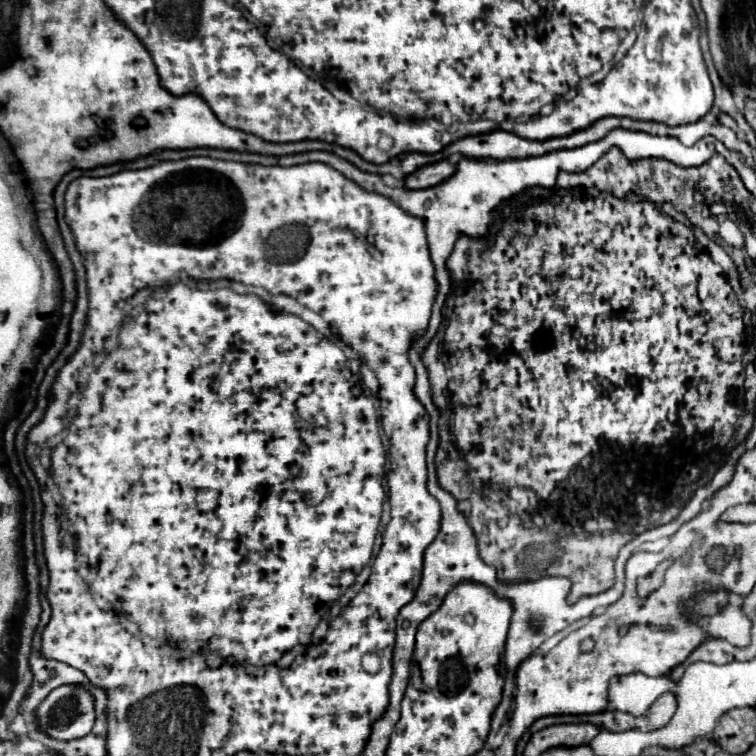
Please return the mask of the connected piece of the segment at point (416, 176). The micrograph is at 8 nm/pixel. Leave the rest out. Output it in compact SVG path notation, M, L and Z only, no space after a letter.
M448 160L434 162L434 164L422 166L422 168L418 168L416 172L408 174L408 176L404 178L404 188L408 188L408 190L430 188L430 186L436 186L436 184L444 182L448 176L452 176L452 172L456 172L456 166L450 164Z

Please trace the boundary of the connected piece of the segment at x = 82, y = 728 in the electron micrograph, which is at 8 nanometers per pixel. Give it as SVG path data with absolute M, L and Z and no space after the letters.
M64 684L52 690L38 708L42 730L60 740L86 736L96 720L94 698L80 684Z

